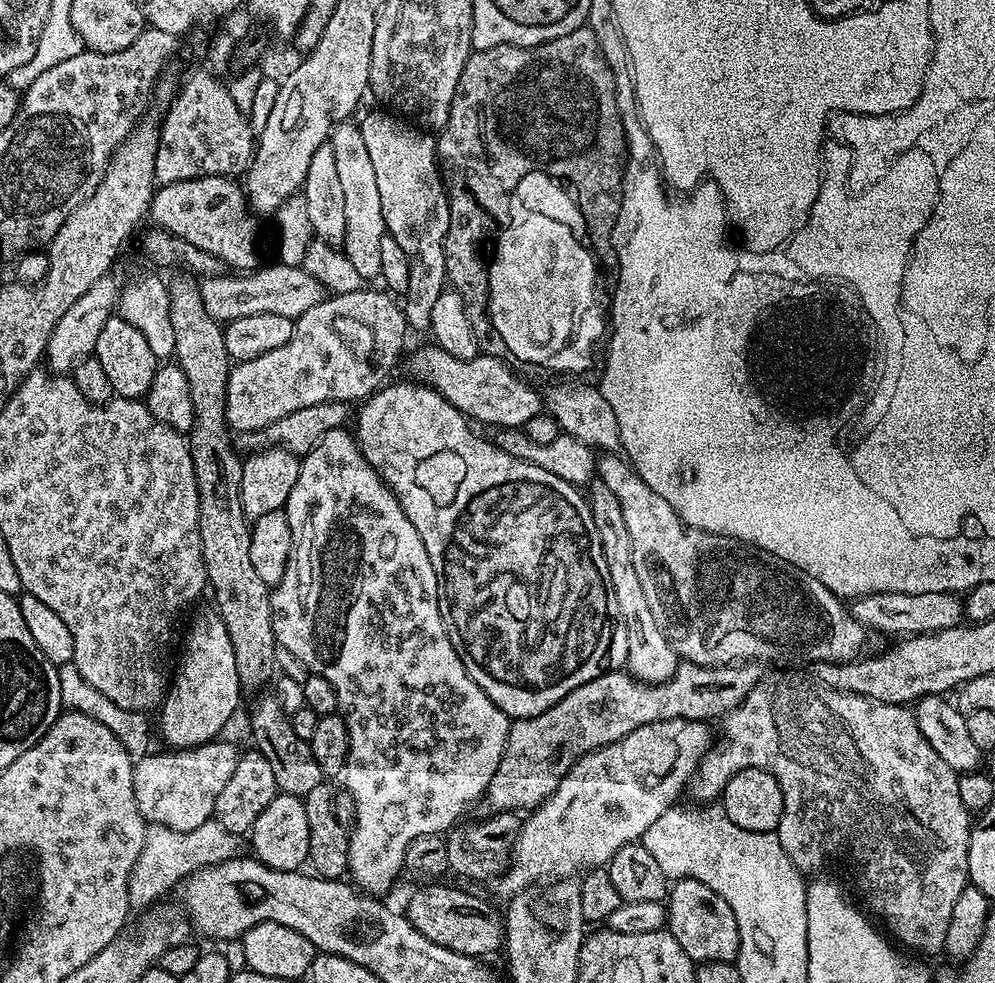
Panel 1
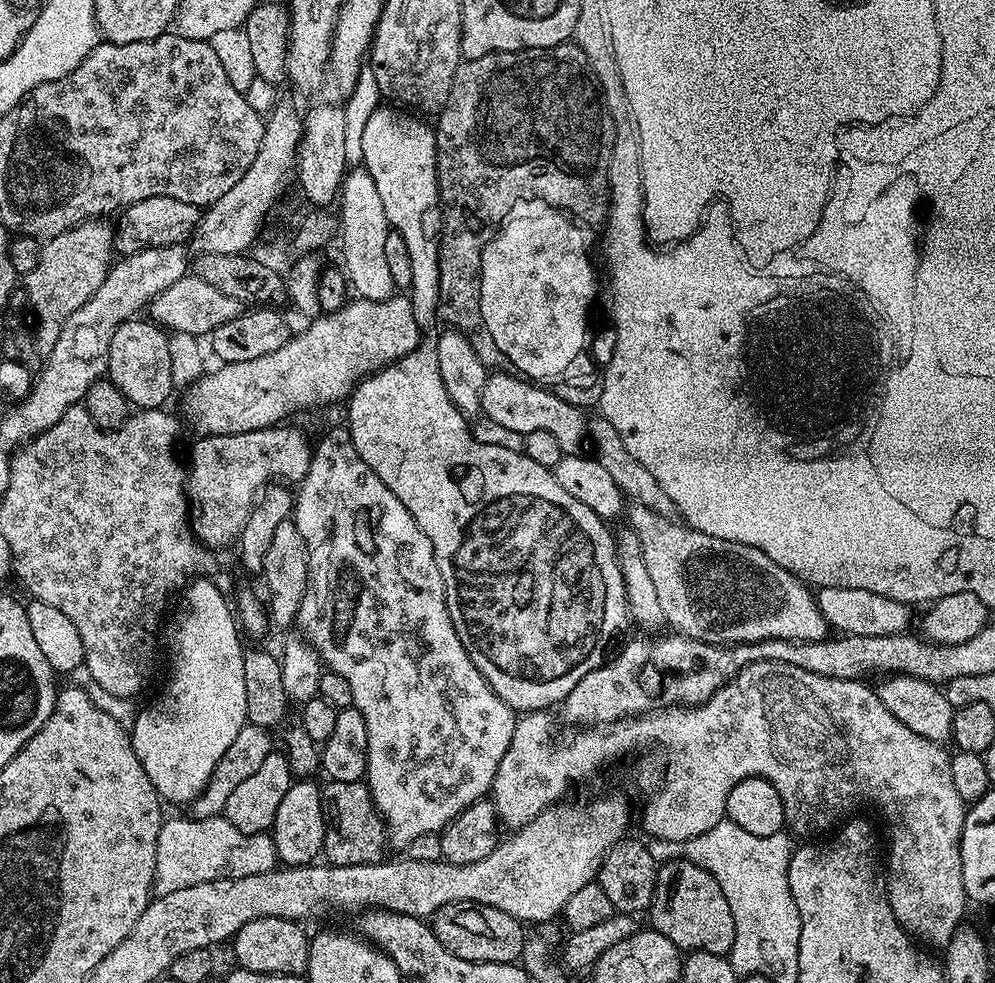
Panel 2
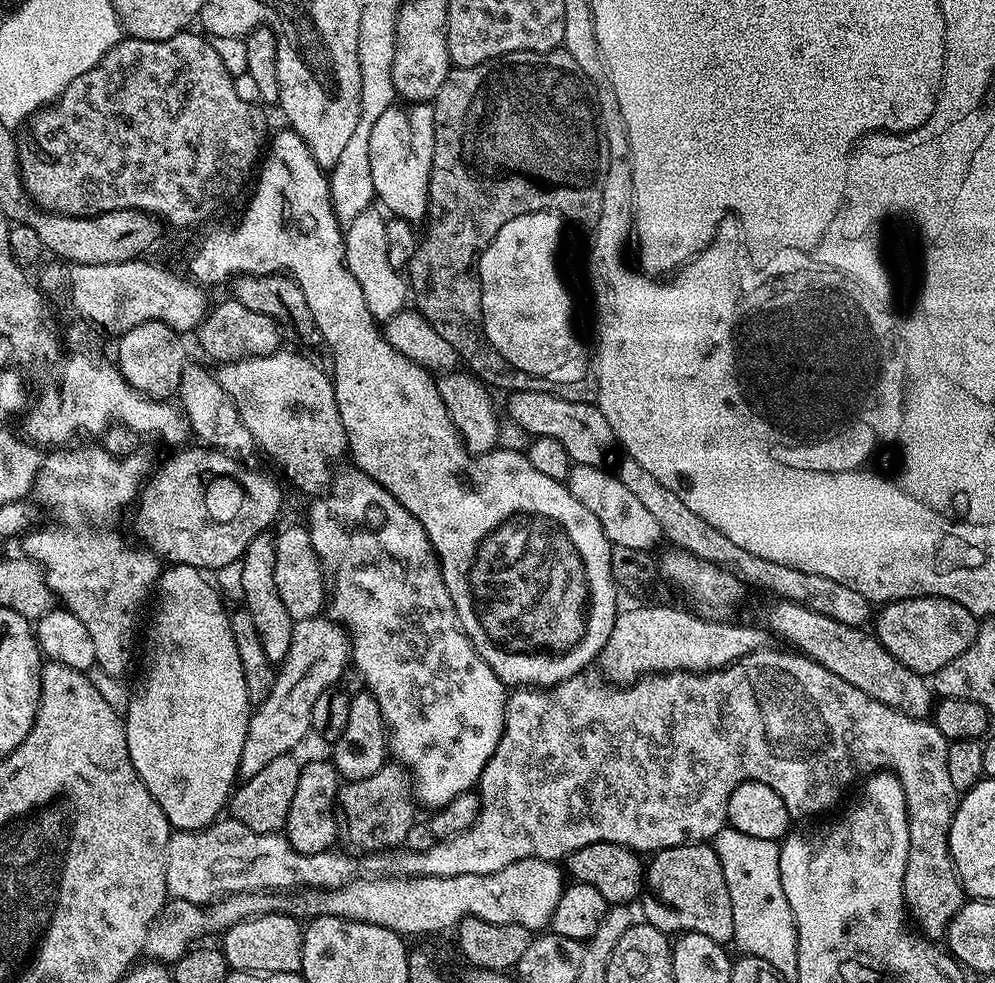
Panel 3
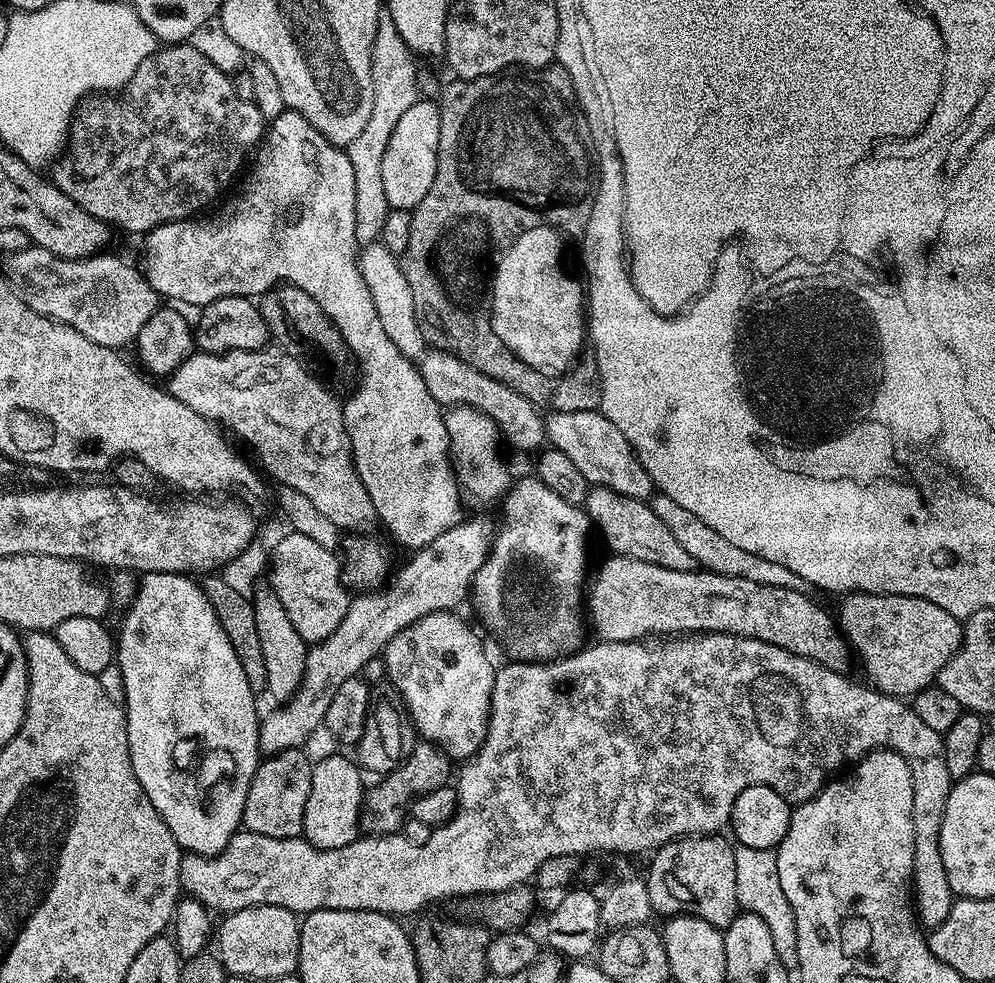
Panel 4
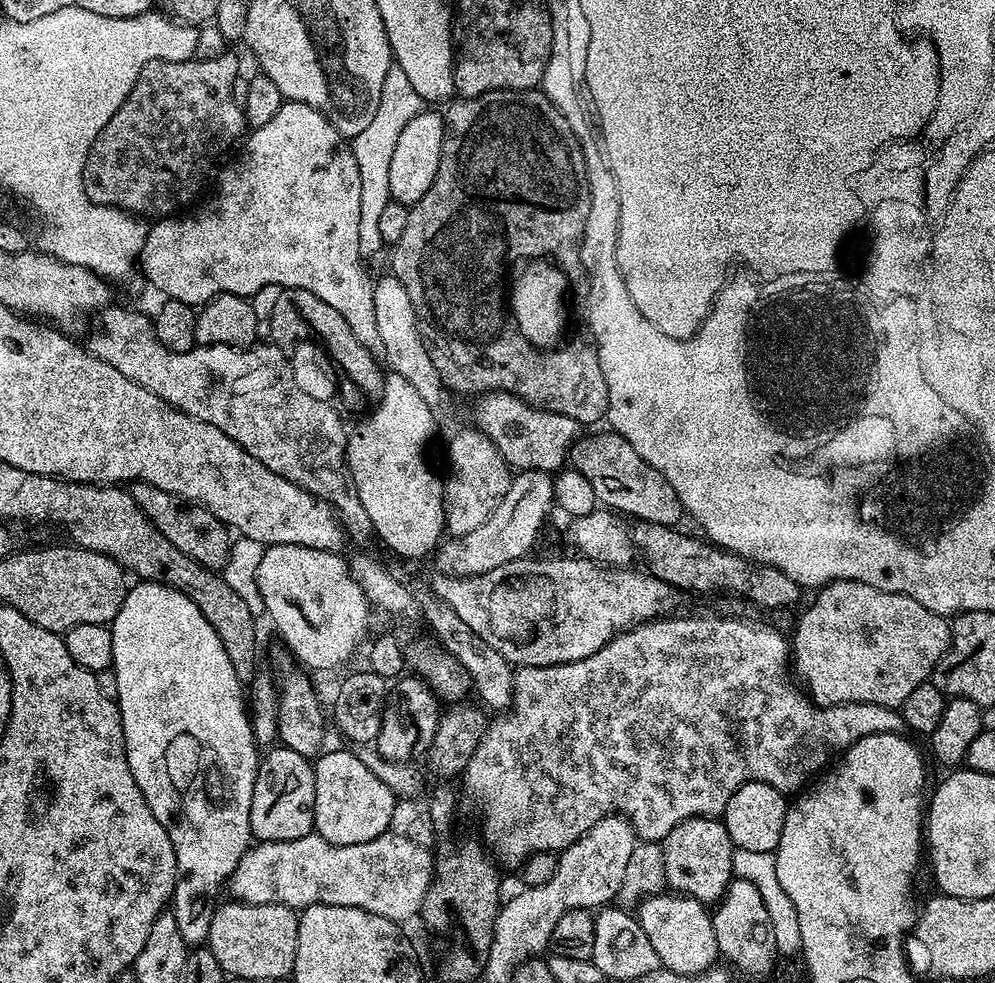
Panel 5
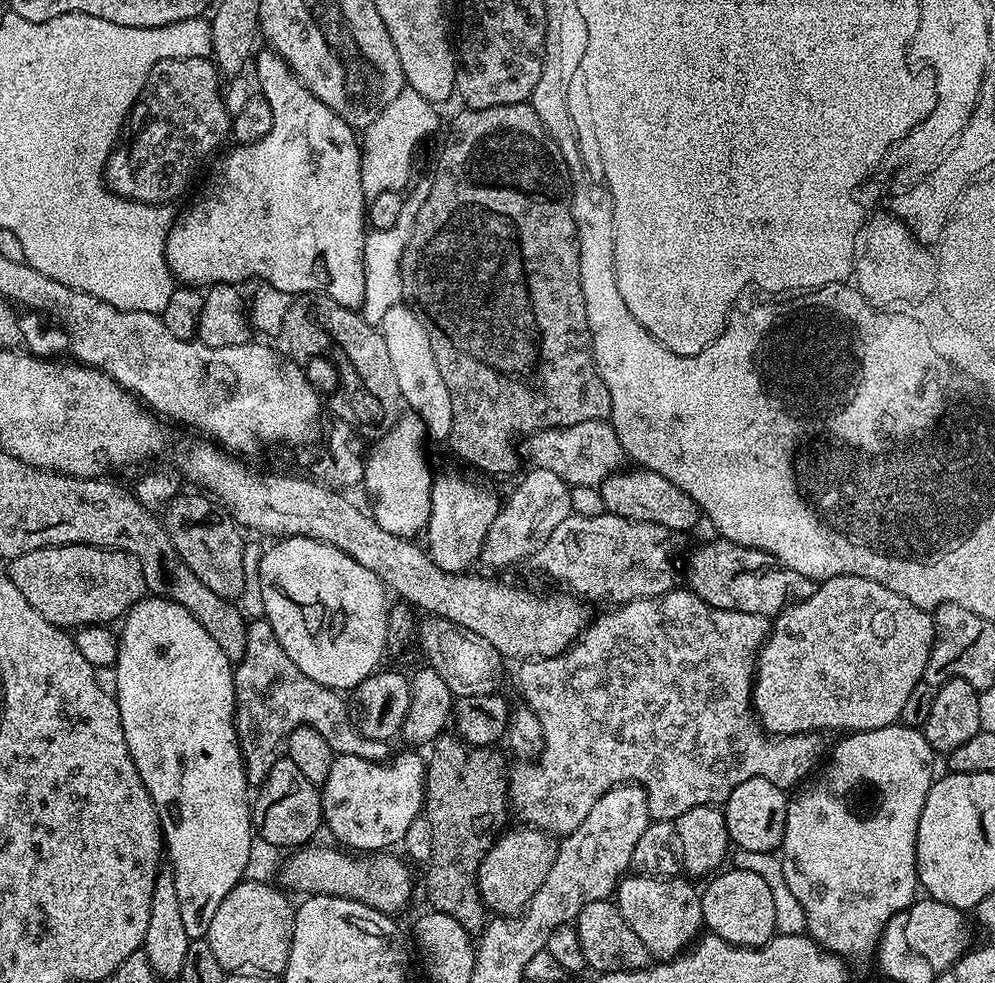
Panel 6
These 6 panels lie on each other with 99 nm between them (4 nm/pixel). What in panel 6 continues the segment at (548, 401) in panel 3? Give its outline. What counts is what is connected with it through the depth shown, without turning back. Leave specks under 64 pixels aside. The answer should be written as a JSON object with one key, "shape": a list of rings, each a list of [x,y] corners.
{"shape":[[[632,466],[629,472],[617,470],[599,484],[604,511],[621,515],[622,518],[640,520],[642,523],[658,523],[668,527],[673,533],[688,532],[699,520],[702,513],[699,506],[686,494],[686,490],[678,490],[674,482],[666,482],[662,474],[650,472],[646,468]]]}

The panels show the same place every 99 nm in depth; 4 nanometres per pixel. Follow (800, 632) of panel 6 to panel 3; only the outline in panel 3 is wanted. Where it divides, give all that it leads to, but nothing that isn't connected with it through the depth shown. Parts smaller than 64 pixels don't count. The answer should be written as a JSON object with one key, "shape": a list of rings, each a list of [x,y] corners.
{"shape":[[[915,596],[909,600],[893,600],[881,607],[875,613],[874,635],[894,659],[902,666],[919,673],[921,676],[928,678],[932,673],[942,670],[946,662],[954,662],[958,654],[962,654],[974,642],[976,629],[978,627],[978,617],[966,606],[962,606],[953,600],[944,600],[941,596]]]}

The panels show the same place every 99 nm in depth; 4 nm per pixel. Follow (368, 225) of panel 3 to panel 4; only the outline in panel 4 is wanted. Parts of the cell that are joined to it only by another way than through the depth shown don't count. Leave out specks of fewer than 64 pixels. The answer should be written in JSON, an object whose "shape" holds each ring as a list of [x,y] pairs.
{"shape":[[[377,242],[361,247],[358,252],[358,263],[362,282],[366,282],[366,290],[370,290],[370,298],[374,298],[374,310],[378,310],[378,322],[382,322],[382,330],[409,358],[419,358],[426,351],[426,333],[420,326],[420,317],[414,310],[414,294],[410,294],[410,282],[406,282],[406,274],[401,268],[399,259],[390,254],[384,245]]]}

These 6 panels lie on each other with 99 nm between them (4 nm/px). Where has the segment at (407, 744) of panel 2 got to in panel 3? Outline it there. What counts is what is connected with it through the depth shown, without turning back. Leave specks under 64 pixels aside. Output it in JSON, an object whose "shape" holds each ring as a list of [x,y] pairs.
{"shape":[[[351,471],[344,472],[341,476],[339,473],[333,479],[327,493],[311,501],[312,509],[309,510],[306,521],[306,527],[312,533],[312,545],[324,570],[326,592],[330,597],[326,604],[326,612],[337,624],[350,630],[351,663],[361,672],[366,691],[374,697],[382,710],[384,725],[388,727],[390,752],[395,763],[405,769],[410,777],[415,799],[421,805],[424,803],[428,810],[435,810],[444,806],[446,802],[458,798],[458,794],[471,792],[479,785],[482,770],[486,762],[490,762],[494,750],[498,750],[498,742],[504,733],[504,715],[509,693],[506,691],[506,685],[498,678],[498,674],[494,674],[494,670],[486,666],[484,659],[474,650],[468,635],[460,629],[454,602],[446,590],[446,582],[438,567],[436,553],[432,550],[426,530],[422,530],[420,523],[378,482],[371,480],[365,472]]]}

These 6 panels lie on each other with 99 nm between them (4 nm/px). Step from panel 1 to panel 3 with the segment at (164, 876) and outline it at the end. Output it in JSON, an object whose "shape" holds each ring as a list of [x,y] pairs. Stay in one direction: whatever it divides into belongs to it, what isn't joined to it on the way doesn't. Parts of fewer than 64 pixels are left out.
{"shape":[[[221,818],[199,832],[173,831],[166,846],[166,886],[171,899],[209,905],[237,892],[279,892],[341,888],[357,879],[349,853],[329,850],[307,856],[290,846],[287,836],[255,832],[231,818]]]}

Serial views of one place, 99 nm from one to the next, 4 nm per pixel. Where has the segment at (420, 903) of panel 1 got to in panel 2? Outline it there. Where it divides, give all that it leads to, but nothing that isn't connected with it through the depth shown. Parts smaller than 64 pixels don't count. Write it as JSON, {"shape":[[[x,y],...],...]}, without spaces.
{"shape":[[[450,903],[439,908],[430,917],[430,923],[438,942],[442,942],[442,946],[446,946],[452,954],[458,954],[458,958],[465,958],[466,961],[511,964],[523,955],[526,935],[524,936],[521,921],[494,907]]]}

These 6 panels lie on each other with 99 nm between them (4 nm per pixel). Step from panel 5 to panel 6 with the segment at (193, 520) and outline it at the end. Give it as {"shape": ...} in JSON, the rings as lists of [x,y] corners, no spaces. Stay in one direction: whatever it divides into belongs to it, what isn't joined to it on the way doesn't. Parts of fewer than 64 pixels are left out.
{"shape":[[[207,495],[204,496],[173,496],[162,512],[164,529],[166,534],[170,534],[170,542],[182,562],[186,562],[186,566],[198,574],[198,579],[209,590],[214,590],[214,594],[235,601],[244,589],[242,554],[246,540],[240,537],[242,529],[231,515]]]}

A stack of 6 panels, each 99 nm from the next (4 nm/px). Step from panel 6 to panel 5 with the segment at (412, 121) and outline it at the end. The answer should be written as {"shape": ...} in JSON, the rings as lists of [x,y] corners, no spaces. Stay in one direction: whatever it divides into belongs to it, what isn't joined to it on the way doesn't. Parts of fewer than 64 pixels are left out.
{"shape":[[[393,66],[382,82],[382,98],[378,110],[374,110],[374,119],[362,130],[362,134],[351,137],[350,147],[358,162],[358,182],[360,183],[360,217],[358,218],[358,250],[361,257],[368,258],[385,247],[382,234],[378,231],[378,217],[392,199],[390,192],[390,162],[393,161],[394,148],[402,130],[418,113],[424,111],[426,102],[414,90],[402,69]]]}

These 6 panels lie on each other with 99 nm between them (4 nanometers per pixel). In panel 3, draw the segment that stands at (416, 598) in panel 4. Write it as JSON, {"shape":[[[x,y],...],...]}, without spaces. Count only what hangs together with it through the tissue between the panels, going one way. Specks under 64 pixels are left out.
{"shape":[[[331,618],[298,620],[292,625],[290,650],[279,665],[270,694],[255,705],[248,717],[246,746],[240,759],[240,776],[258,774],[274,758],[295,753],[296,747],[312,732],[314,702],[329,688],[341,683],[350,664],[350,636]]]}

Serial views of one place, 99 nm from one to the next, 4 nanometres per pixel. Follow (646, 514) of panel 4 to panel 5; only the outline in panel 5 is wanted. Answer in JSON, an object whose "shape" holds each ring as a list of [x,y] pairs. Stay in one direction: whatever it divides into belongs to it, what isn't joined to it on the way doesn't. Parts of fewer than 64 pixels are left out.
{"shape":[[[645,520],[633,523],[630,529],[632,541],[638,549],[639,555],[641,557],[644,555],[652,563],[651,575],[666,582],[671,588],[677,590],[689,588],[692,592],[729,592],[732,596],[745,596],[746,599],[753,600],[760,608],[788,608],[802,595],[800,585],[790,578],[786,578],[786,574],[782,574],[774,566],[755,564],[753,560],[747,560],[733,552],[725,552],[723,548],[709,543],[707,539],[695,540],[694,537],[687,536],[684,532],[676,532],[680,530],[675,527],[666,524],[651,524]]]}

